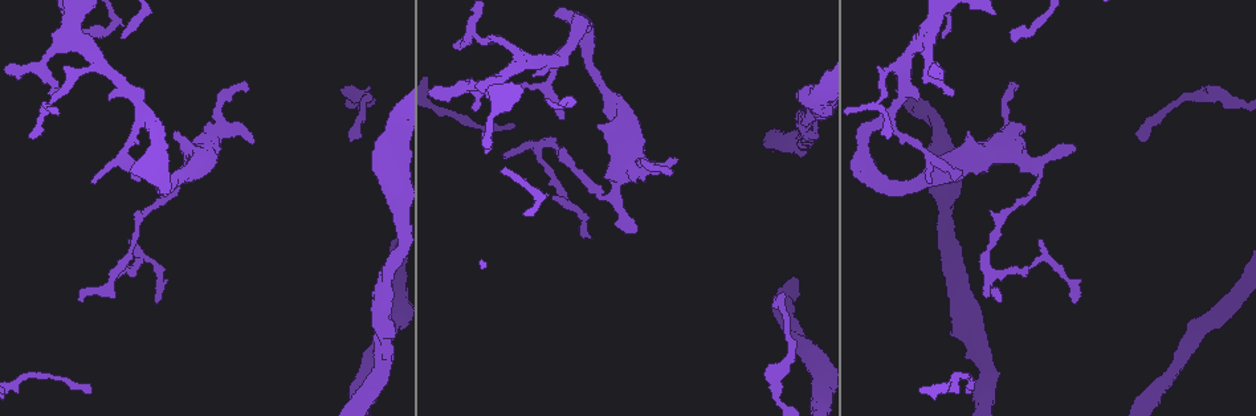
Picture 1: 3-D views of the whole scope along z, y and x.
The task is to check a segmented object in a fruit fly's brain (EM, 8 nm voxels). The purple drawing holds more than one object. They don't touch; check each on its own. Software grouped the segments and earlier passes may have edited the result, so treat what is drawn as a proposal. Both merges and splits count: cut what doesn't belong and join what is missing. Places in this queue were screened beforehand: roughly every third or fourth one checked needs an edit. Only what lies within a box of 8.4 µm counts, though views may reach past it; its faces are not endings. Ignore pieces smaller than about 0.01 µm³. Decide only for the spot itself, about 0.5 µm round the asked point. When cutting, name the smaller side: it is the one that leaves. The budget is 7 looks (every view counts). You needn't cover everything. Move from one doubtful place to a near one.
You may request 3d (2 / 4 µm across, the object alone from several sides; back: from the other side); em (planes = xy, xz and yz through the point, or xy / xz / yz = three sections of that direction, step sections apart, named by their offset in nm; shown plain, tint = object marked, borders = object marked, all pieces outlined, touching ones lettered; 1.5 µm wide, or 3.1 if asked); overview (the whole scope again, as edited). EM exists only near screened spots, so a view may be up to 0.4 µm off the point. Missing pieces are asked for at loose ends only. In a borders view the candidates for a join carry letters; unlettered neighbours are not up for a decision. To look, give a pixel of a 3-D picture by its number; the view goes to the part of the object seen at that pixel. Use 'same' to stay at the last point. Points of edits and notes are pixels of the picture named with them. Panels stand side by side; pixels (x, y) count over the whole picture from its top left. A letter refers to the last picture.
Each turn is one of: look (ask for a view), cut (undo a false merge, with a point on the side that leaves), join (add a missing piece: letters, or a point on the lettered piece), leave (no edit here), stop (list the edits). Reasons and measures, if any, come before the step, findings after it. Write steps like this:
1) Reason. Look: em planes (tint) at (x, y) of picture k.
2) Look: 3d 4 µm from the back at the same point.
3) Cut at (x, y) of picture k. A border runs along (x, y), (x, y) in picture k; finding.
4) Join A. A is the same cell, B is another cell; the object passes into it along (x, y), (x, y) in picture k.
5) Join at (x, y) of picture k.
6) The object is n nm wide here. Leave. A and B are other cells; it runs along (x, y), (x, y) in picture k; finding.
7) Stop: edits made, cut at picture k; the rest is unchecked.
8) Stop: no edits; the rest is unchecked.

Thin end. Look: em xz step 4 (borders) at (248, 88) of picture 1.

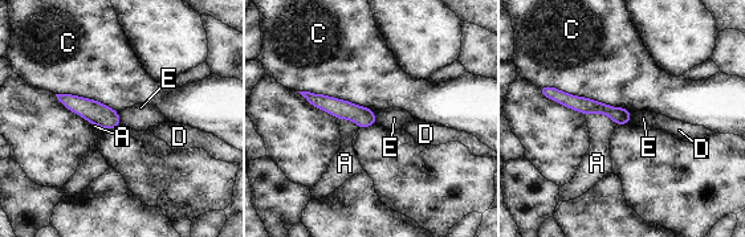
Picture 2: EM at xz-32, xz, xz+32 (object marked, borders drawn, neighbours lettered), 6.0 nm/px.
Another direction. Look: em xy step 8 (borders) at the same point.

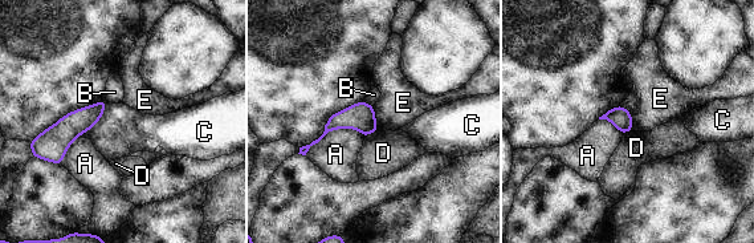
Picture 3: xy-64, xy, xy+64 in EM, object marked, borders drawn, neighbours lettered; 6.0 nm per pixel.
Leave. A, B, C, D and E are other cells; none of them fits.

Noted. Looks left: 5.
Long arm stops here. Look: em xz step 4 (borders) at (92, 390) of picture 1.

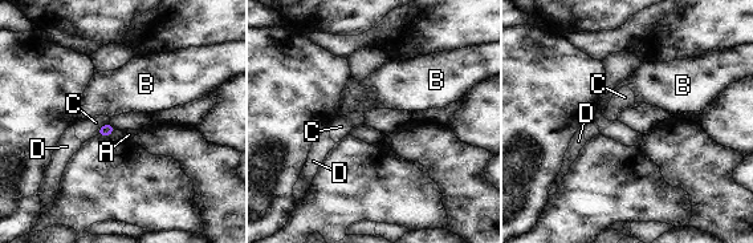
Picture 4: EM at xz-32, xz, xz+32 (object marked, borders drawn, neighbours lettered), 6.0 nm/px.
Look: em planes (borders) at the same point.

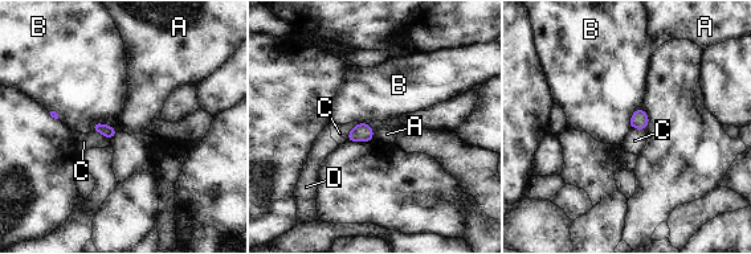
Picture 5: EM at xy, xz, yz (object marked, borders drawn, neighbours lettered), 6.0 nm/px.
Leave. A, B, C and D are other cells; a border runs along (372, 128), (375, 138) in picture 5; none of them fits.

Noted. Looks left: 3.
Thin end. Look: 3d 2 µm from the back at (351, 142) of picture 1.

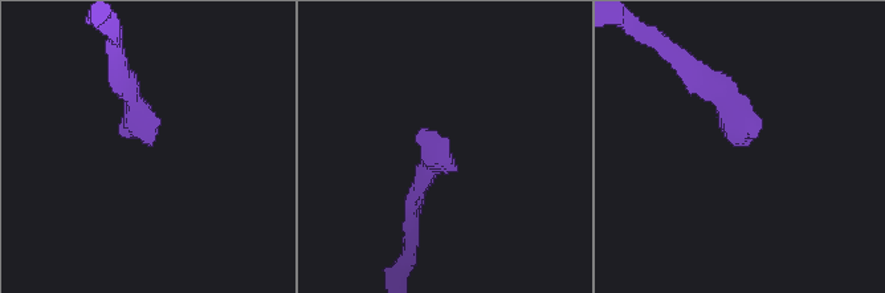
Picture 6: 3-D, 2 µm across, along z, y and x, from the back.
Need the tissue. Look: em xy step 8 (borders) at (152, 145) of picture 6.

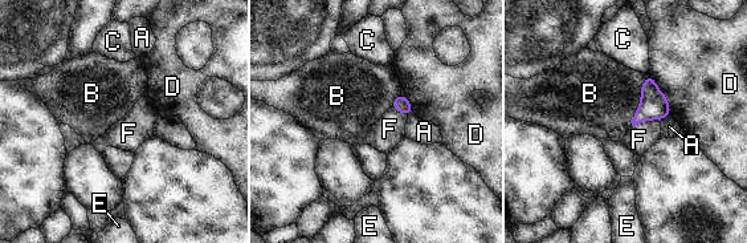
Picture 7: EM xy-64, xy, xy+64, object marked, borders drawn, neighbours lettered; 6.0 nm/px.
Leave. A, B, C, D, E and F are other cells; a border runs along (649, 75), (631, 125) in picture 7; none of them fits.

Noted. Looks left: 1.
Stop: no edits; the rest is unchecked.

